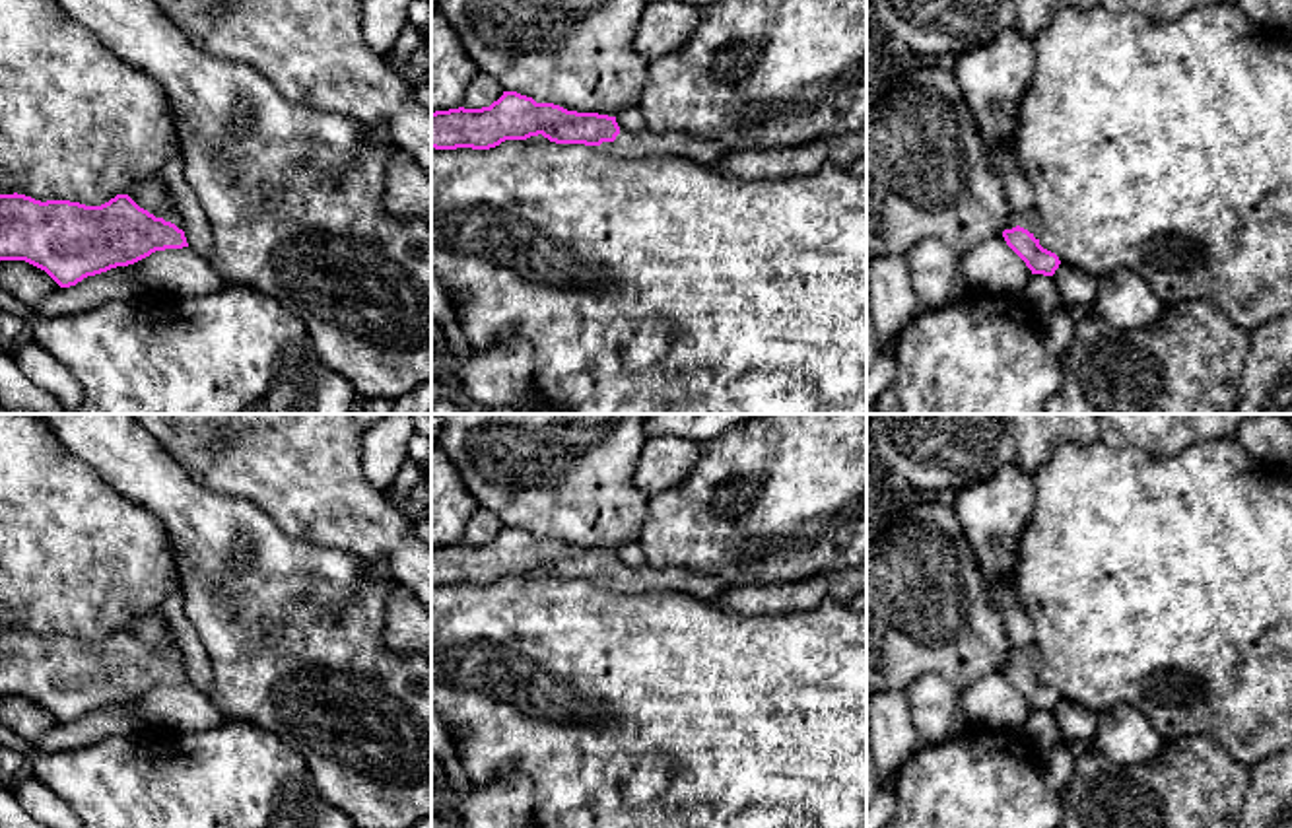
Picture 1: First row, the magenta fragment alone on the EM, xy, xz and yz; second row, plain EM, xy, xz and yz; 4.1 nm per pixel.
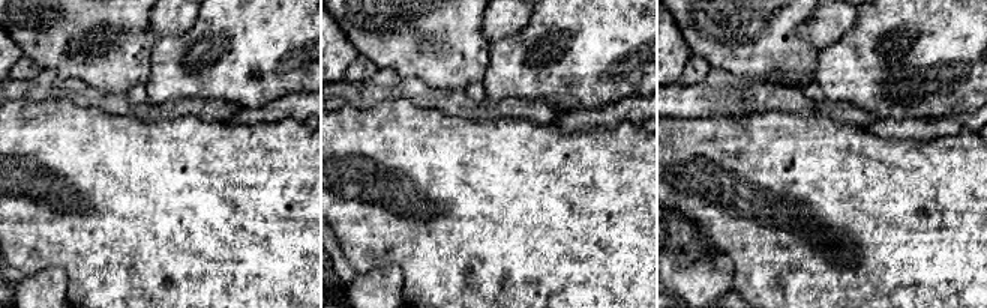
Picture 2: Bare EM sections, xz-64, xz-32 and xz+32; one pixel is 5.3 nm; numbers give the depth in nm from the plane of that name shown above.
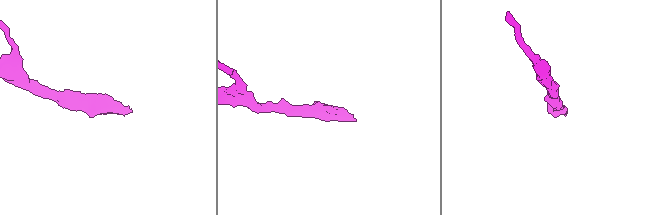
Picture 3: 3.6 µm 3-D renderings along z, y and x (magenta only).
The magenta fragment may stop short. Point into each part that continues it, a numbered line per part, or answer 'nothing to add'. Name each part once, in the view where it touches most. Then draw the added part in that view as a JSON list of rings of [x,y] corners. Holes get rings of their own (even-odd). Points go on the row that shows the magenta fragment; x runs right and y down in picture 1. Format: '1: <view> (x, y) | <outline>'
1: xz (628, 144) | [[[620,122],[618,126],[620,134],[614,142],[602,142],[600,146],[591,148],[622,157],[670,155],[705,165],[713,165],[729,154],[719,140],[697,138],[688,132],[633,132]]]

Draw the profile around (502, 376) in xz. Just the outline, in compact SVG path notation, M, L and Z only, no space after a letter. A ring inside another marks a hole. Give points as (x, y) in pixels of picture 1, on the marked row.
M439 330L431 346L433 360L447 379L488 410L532 408L530 387L536 383L534 350L525 338L509 338L488 350L470 350L459 358Z

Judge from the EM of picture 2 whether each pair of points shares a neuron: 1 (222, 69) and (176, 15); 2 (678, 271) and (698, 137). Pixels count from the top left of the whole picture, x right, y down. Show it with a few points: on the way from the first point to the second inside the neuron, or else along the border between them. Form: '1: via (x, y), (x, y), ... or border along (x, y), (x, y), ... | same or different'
1: border along (198, 15), (186, 30), (158, 39) | different
2: border along (672, 212), (696, 232), (686, 254) | different

